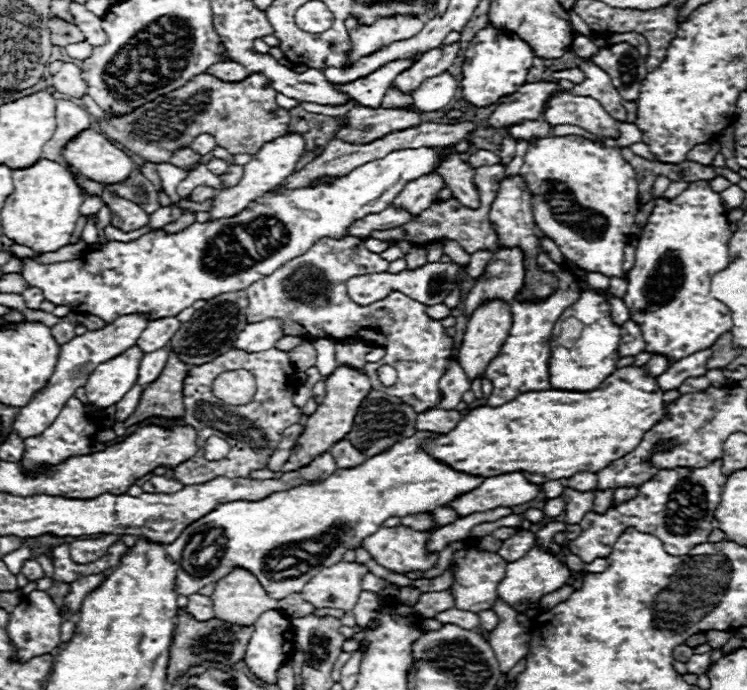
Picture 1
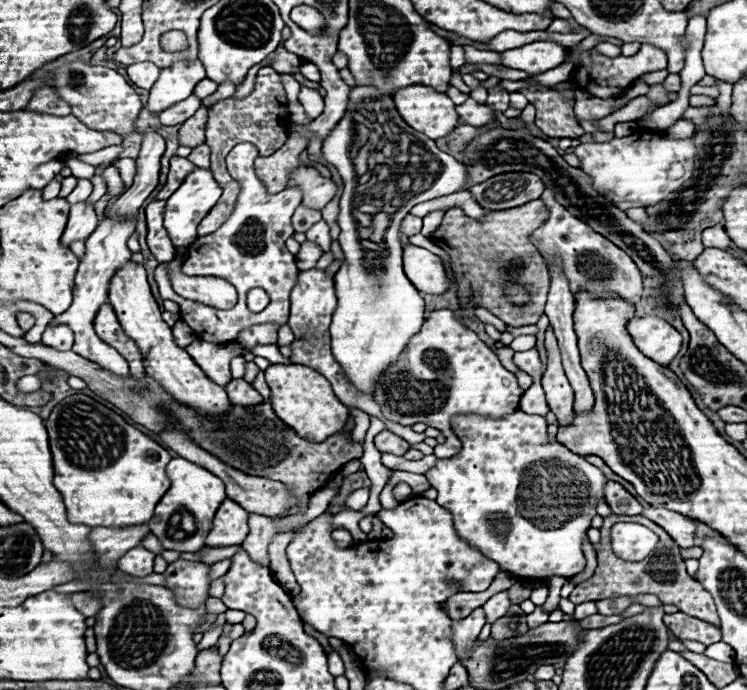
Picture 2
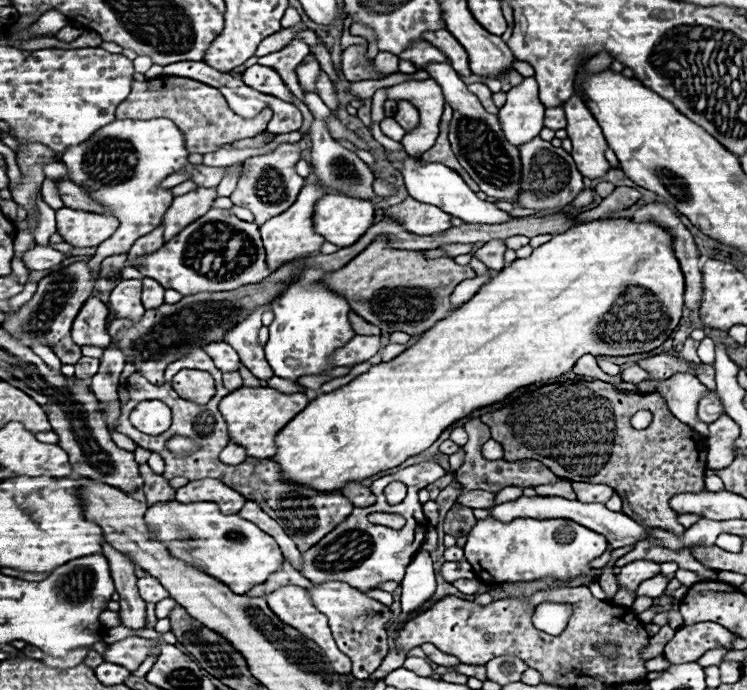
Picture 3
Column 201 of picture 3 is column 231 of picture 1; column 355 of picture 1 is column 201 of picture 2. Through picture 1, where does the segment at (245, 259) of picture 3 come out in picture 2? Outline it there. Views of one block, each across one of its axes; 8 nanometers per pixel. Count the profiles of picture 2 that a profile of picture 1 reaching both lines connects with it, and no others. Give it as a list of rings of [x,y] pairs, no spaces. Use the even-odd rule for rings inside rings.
[[[196,168],[194,172],[190,172],[186,176],[186,180],[182,182],[182,186],[166,200],[166,212],[164,212],[164,228],[168,230],[168,236],[174,244],[174,248],[188,248],[188,244],[192,244],[198,238],[198,224],[202,222],[202,218],[212,210],[212,206],[216,204],[216,200],[220,198],[222,188],[214,182],[210,170],[202,170]]]

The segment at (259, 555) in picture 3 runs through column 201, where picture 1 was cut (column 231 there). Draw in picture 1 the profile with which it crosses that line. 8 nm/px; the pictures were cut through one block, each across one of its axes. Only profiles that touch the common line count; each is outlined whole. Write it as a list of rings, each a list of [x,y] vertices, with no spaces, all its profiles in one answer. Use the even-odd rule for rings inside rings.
[[[416,432],[414,436],[396,442],[386,452],[368,458],[356,468],[336,468],[336,472],[322,482],[274,492],[256,502],[238,500],[220,504],[208,516],[202,516],[190,524],[172,544],[164,548],[168,558],[176,560],[178,564],[176,594],[196,594],[202,586],[218,582],[228,572],[232,572],[232,568],[240,566],[250,570],[260,580],[268,596],[282,600],[288,594],[300,592],[304,584],[316,576],[316,572],[320,572],[320,568],[340,562],[346,550],[360,548],[362,540],[372,536],[376,526],[384,524],[384,520],[390,516],[404,518],[432,512],[456,496],[474,490],[484,478],[456,472],[418,448],[418,444],[430,436],[436,434]],[[320,538],[324,538],[326,548],[332,550],[328,558],[324,556],[324,560],[324,546],[318,542]]]

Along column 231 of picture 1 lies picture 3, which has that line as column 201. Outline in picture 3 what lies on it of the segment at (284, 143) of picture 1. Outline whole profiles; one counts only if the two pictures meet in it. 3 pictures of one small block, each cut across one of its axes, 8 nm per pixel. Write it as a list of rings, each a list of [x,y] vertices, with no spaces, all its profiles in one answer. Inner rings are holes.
[[[196,188],[184,196],[176,196],[162,216],[162,226],[164,226],[164,240],[172,240],[176,234],[180,234],[192,220],[198,220],[204,216],[216,198],[214,188]]]

